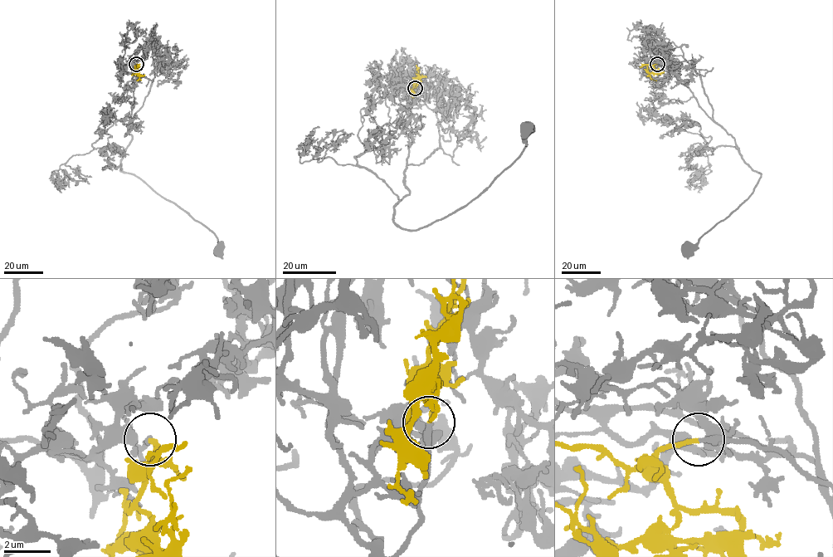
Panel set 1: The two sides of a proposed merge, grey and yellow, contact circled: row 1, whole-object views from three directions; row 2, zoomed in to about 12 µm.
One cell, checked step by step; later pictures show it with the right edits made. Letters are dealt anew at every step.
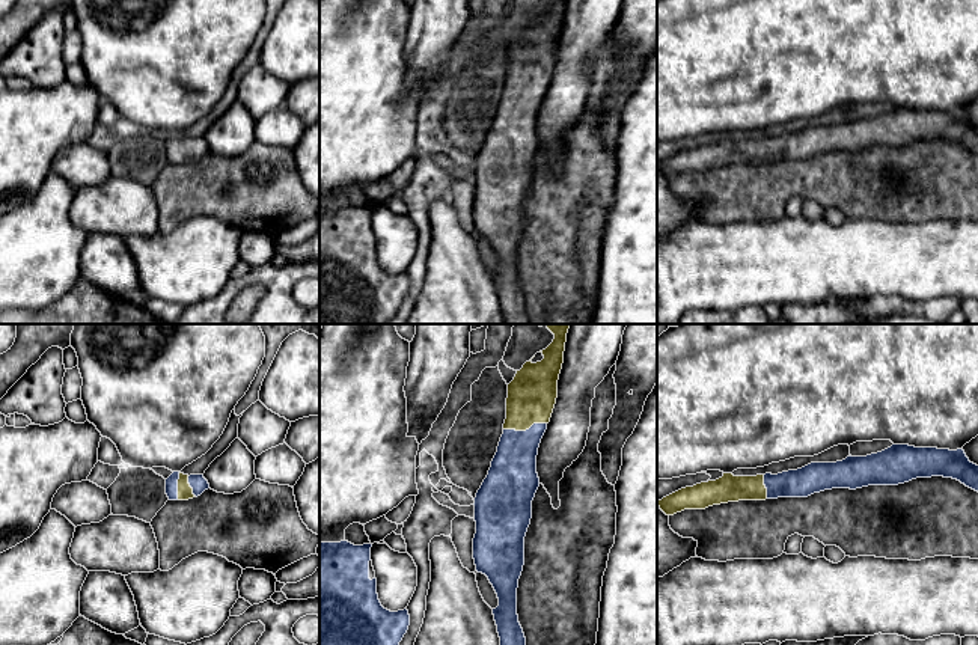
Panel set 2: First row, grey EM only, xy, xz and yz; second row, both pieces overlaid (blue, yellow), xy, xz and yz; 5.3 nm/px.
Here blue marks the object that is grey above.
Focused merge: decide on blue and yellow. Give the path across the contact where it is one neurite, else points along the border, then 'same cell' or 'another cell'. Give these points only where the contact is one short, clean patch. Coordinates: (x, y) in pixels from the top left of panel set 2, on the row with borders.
across xz (513, 473), (519, 442), (526, 430), (532, 394) | same cell

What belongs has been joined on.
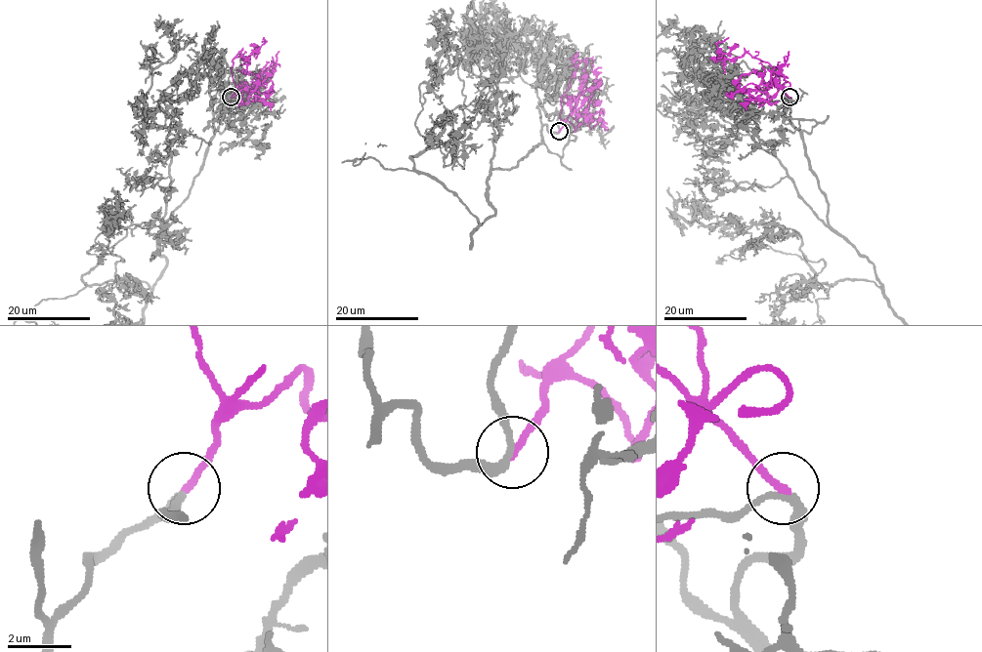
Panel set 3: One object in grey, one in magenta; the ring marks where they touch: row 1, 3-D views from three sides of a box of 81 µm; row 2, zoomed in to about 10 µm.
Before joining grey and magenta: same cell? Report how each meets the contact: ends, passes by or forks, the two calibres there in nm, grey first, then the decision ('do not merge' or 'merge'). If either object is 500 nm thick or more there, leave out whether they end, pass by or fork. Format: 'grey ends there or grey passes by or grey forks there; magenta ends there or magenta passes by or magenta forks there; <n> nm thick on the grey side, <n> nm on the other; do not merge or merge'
grey passes by; magenta ends there; 220 nm thick on the grey side, 240 nm on the other; merge

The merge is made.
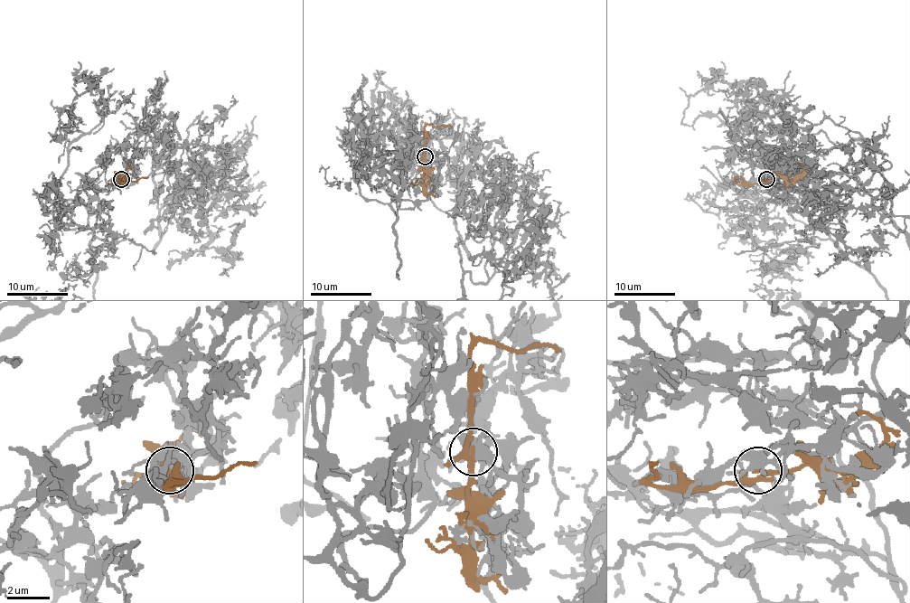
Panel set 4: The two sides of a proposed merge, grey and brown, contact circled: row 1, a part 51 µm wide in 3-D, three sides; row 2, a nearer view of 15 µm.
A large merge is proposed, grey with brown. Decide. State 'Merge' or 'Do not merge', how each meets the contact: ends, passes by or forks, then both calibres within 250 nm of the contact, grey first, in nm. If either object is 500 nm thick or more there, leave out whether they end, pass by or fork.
Do not merge. At the ring grey forks. At the ring brown forks. Thickness 440 nm (grey) against 190 nm

